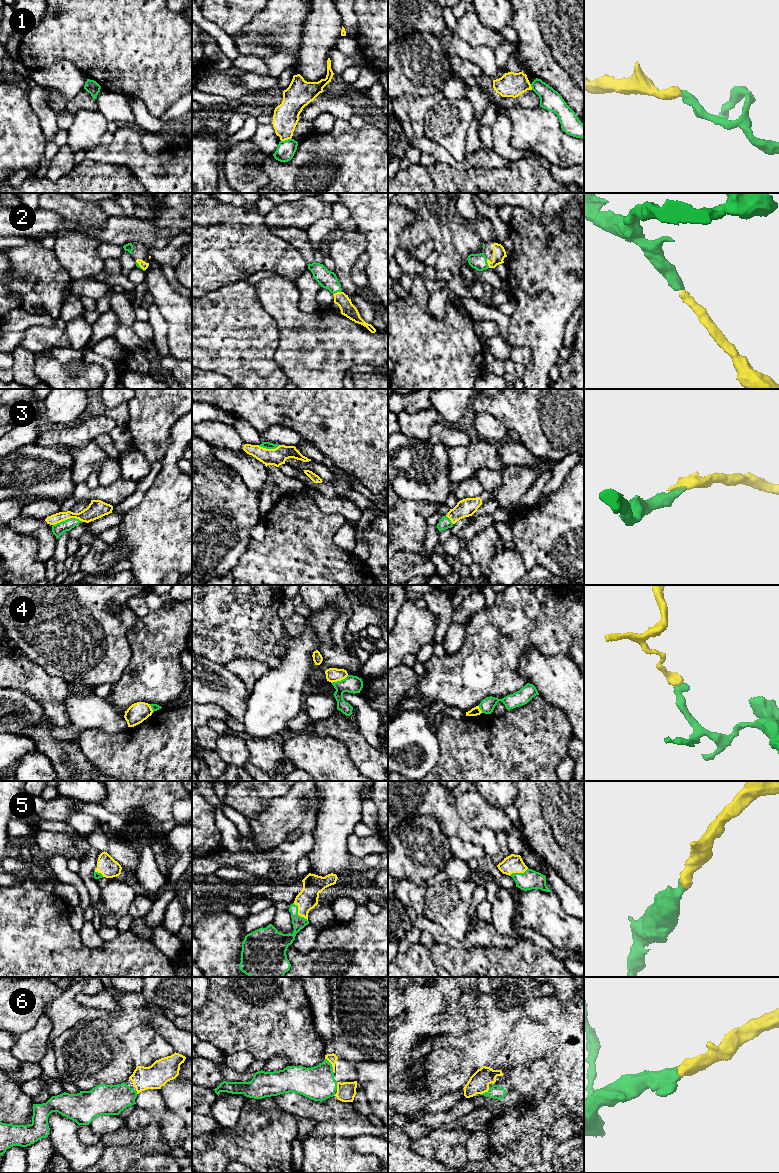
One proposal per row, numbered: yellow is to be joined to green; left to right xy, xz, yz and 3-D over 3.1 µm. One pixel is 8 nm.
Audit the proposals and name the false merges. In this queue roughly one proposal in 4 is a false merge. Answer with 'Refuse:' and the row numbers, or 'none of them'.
Refuse: 1, 4

